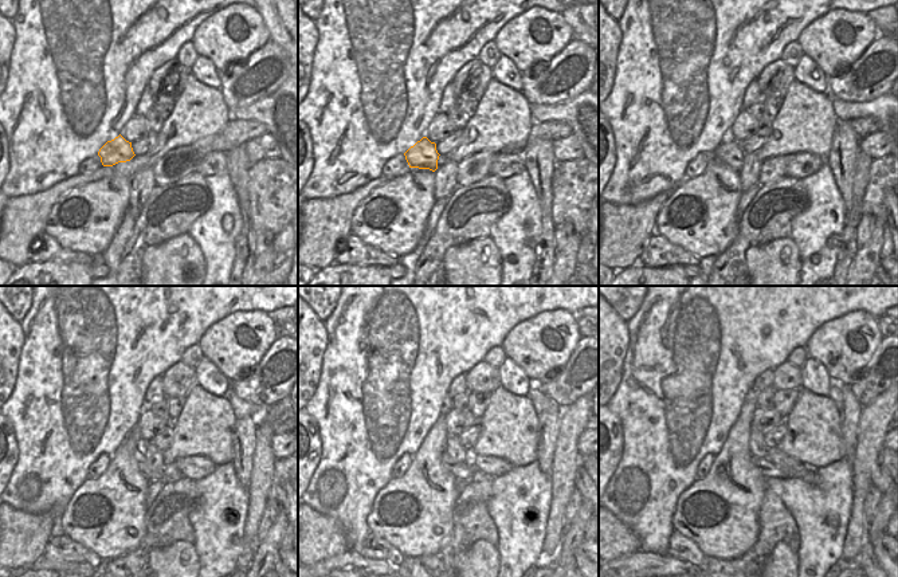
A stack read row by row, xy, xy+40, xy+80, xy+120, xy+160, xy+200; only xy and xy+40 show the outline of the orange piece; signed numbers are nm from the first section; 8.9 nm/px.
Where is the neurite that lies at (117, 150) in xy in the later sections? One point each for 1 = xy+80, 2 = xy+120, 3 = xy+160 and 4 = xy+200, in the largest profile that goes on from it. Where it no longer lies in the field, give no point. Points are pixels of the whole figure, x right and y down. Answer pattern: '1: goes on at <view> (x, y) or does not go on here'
1: goes on at xy+80 (729, 152)
2: goes on at xy+120 (138, 456)
3: goes on at xy+160 (463, 471)
4: goes on at xy+200 (769, 470)

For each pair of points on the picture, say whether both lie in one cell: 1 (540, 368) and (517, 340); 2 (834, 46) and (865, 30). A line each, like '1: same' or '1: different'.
1: same
2: same

